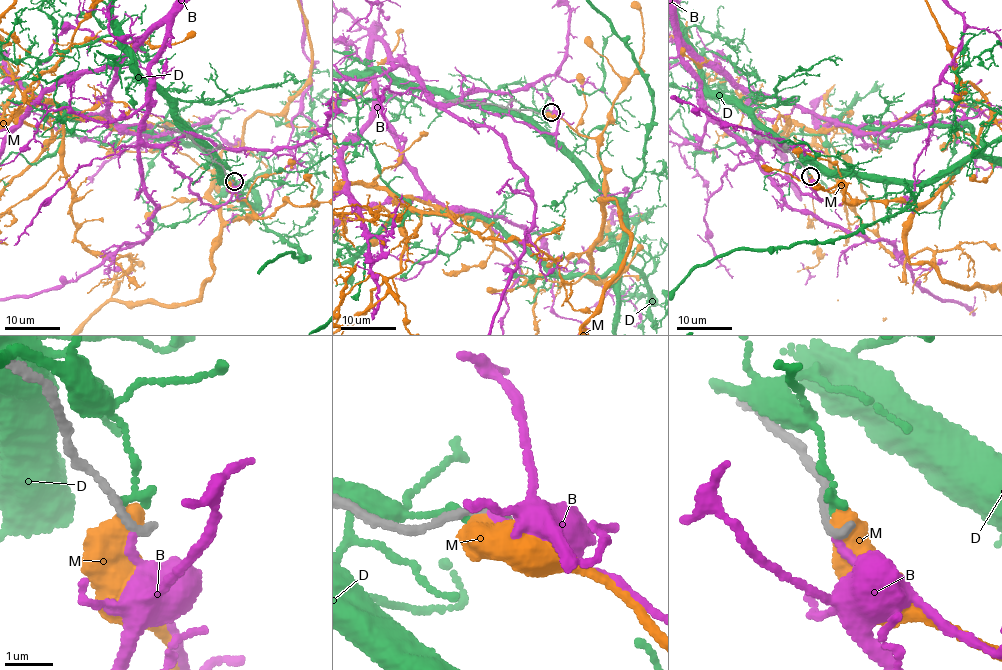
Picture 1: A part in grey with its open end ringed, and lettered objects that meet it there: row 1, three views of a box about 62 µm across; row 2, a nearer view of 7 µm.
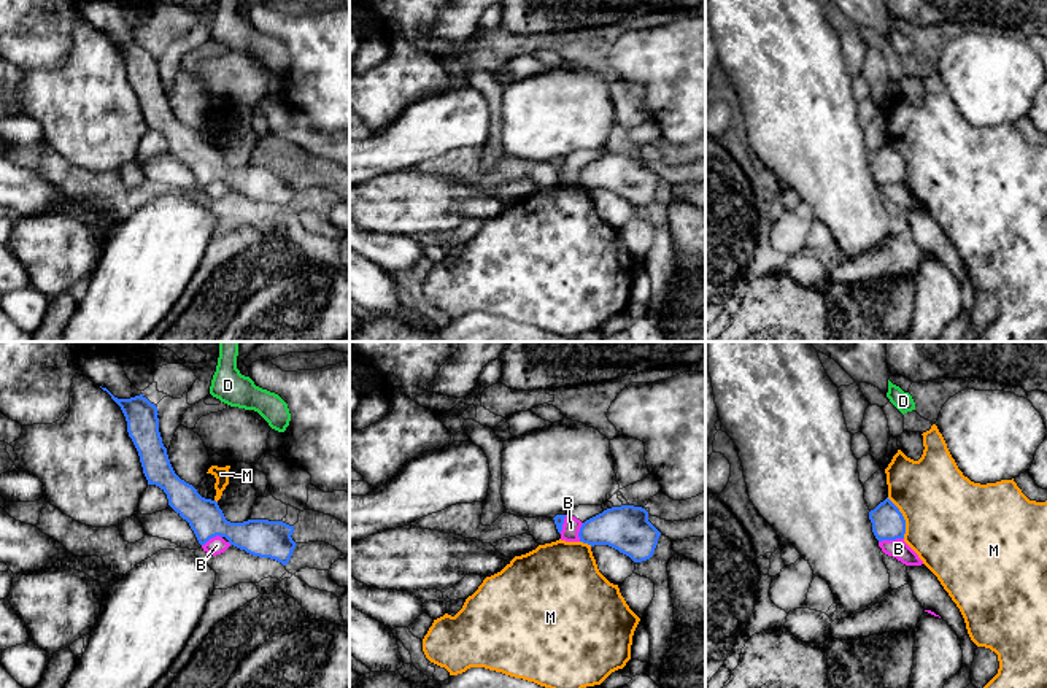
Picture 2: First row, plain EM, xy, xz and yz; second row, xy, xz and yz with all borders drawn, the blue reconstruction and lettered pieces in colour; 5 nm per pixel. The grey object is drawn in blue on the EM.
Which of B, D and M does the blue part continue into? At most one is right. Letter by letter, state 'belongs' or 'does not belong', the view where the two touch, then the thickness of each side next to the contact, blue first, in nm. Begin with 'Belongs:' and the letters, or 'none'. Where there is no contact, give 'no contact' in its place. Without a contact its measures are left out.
Belongs: none
B: does not belong; meets blue in yz; 160 nm thick on the blue side, 100 nm on the other
D: does not belong; no contact
M: does not belong; meets blue in yz; 160 nm thick on the blue side, 480 nm on the other

